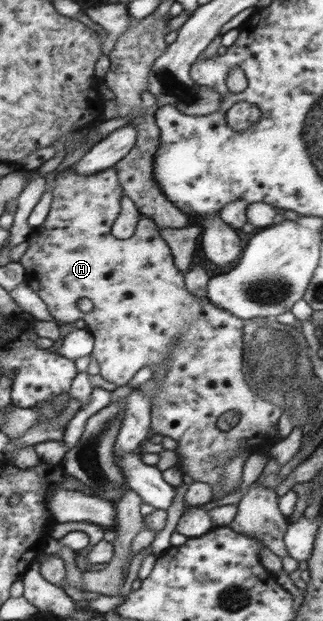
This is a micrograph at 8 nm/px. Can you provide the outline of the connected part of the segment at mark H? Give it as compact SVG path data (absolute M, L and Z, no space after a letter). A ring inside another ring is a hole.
M113 167L92 175L80 175L66 169L56 175L54 184L48 217L44 224L32 228L27 237L28 247L19 260L26 269L24 282L46 303L54 321L74 324L82 318L86 322L85 328L94 337L91 356L99 362L99 374L118 387L127 385L136 373L149 364L152 365L152 375L157 374L157 365L171 355L169 367L157 390L159 393L151 404L152 430L177 442L175 452L184 475L196 482L209 484L213 488L214 500L223 498L229 493L224 491L221 483L225 467L245 450L256 450L257 454L267 455L274 443L268 433L278 425L283 413L279 405L252 396L248 384L244 382L242 328L245 320L218 308L207 298L202 300L192 296L184 286L183 272L175 264L169 244L151 218L141 214L131 238L122 240L112 236L112 226L120 216L123 188ZM80 298L88 298L94 303L92 311L84 313L78 310L76 304ZM180 330L181 339L173 345L172 338ZM228 410L238 411L240 421L228 432L222 432L216 427L216 421Z

